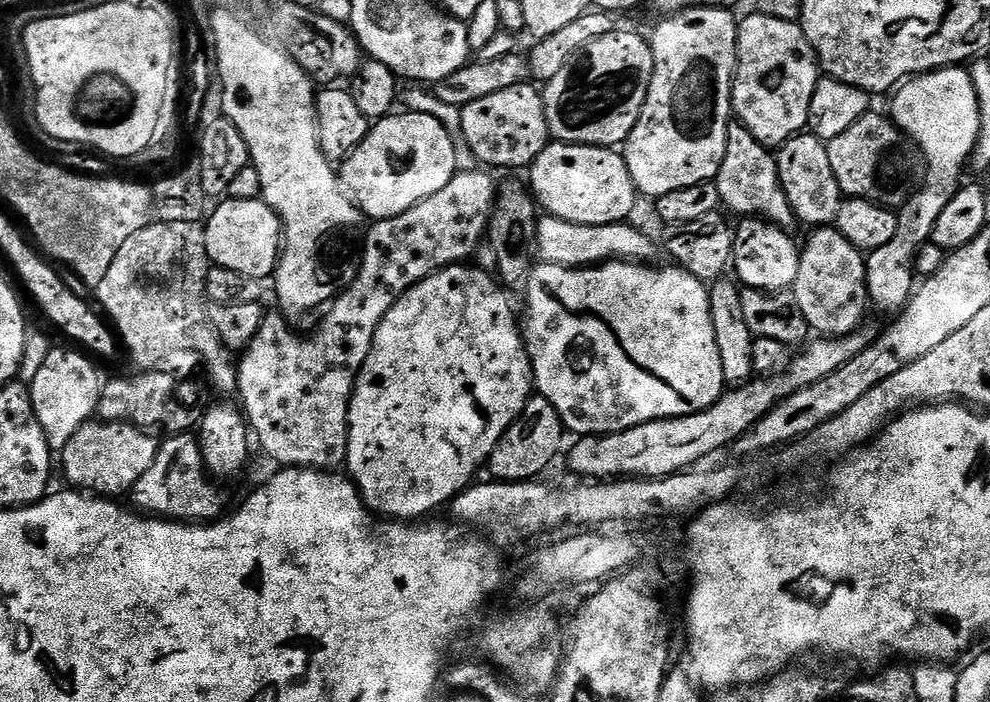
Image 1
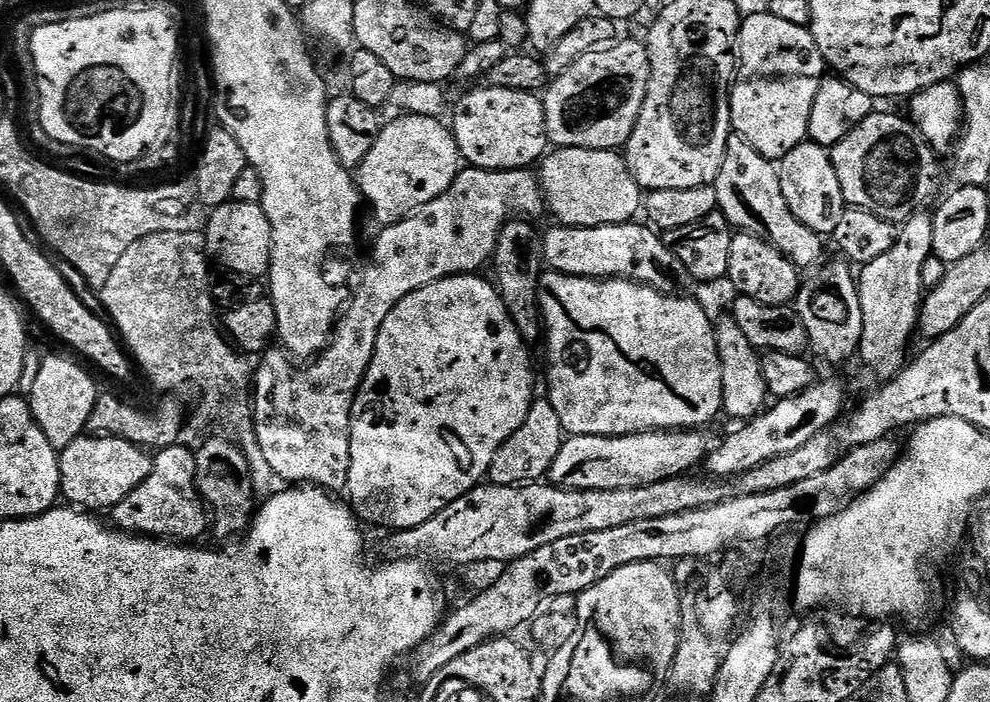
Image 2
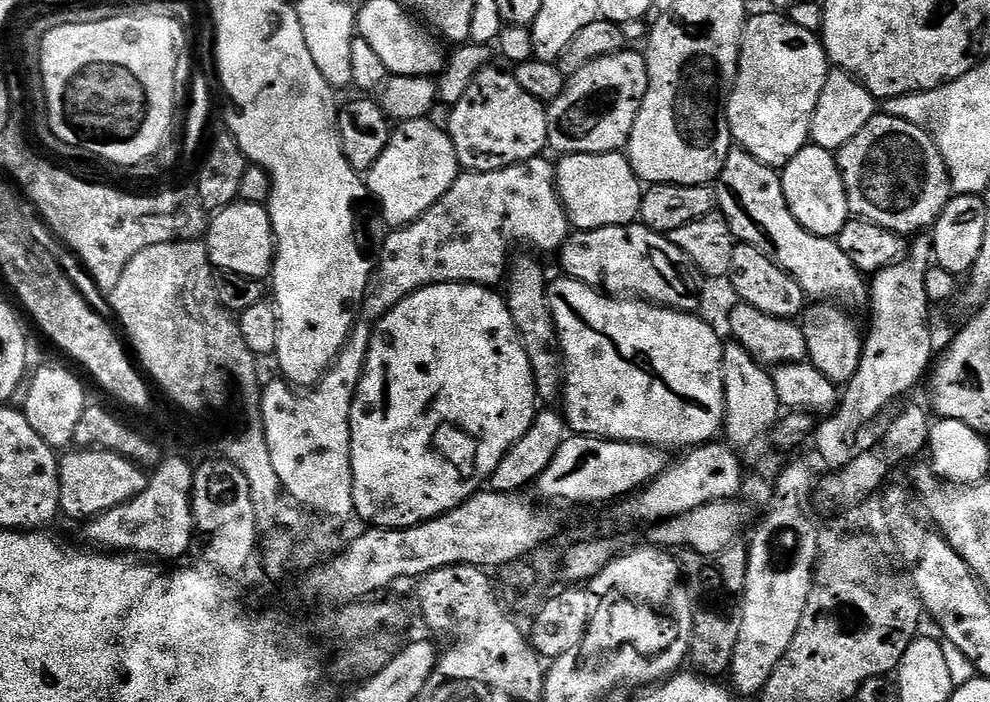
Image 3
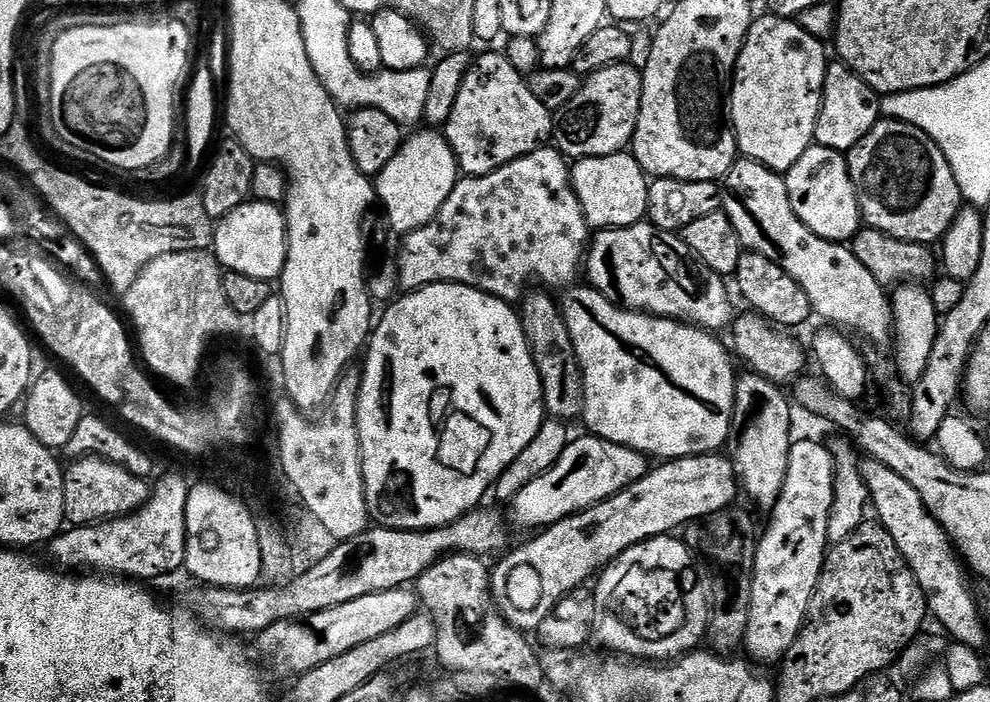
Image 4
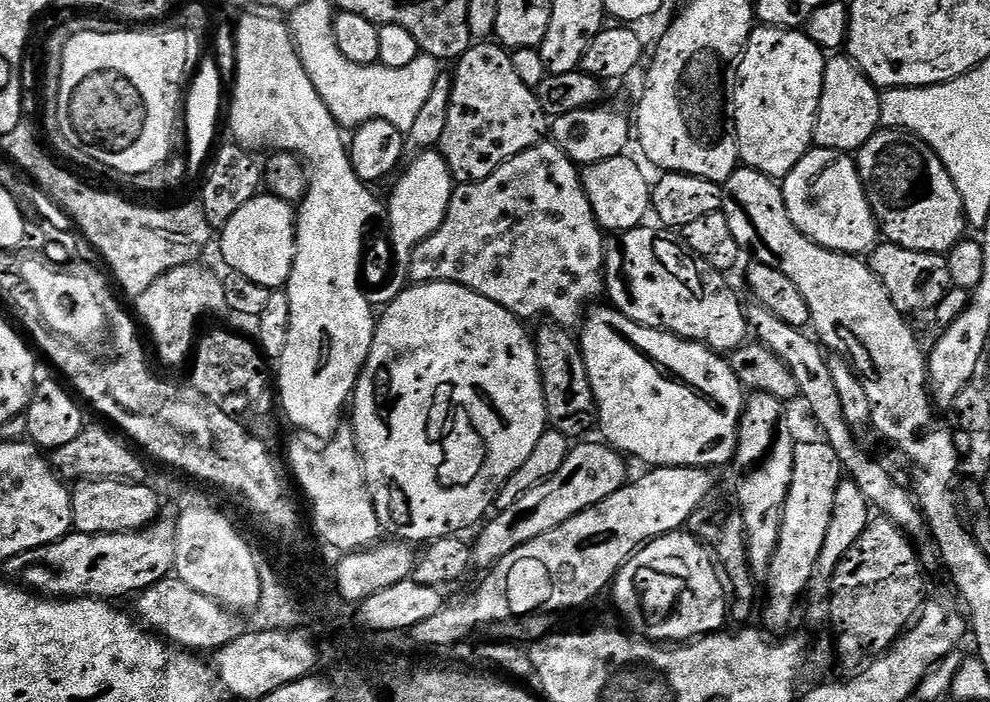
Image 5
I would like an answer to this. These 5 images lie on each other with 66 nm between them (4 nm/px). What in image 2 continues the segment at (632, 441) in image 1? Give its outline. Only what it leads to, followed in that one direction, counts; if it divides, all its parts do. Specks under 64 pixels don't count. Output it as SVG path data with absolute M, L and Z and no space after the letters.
M661 430L629 436L568 436L554 466L547 474L551 483L578 490L622 490L650 486L672 476L691 473L707 461L718 440L708 430Z

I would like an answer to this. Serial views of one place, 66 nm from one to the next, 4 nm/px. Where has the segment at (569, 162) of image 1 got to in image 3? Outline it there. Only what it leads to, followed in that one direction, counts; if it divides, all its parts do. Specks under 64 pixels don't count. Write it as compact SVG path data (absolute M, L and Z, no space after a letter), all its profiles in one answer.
M623 151L564 154L556 164L556 189L573 229L581 232L633 223L640 214L642 182Z

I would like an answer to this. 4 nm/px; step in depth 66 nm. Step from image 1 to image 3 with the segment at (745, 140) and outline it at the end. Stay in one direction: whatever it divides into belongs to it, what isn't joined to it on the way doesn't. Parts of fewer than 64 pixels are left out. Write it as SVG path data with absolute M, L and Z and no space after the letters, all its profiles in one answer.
M739 146L733 147L724 168L720 171L719 187L716 188L716 203L720 215L725 216L730 222L730 230L736 235L739 243L762 250L762 254L766 254L774 263L782 266L782 270L786 270L798 282L798 286L802 286L805 297L831 298L844 306L853 304L854 307L860 308L864 304L865 307L870 300L870 284L865 273L859 272L854 262L850 262L850 258L842 254L842 246L833 237L819 236L801 226L786 202L780 177L781 173L777 169L758 162L754 154Z

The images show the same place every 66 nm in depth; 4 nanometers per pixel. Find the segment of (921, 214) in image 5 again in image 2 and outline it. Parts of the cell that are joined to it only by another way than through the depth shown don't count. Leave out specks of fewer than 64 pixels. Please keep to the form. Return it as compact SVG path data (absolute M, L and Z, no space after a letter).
M873 110L866 118L862 118L862 122L858 122L858 126L854 126L854 130L850 130L850 134L846 134L846 138L842 138L842 142L838 142L830 149L832 157L832 165L834 166L834 174L838 174L838 186L842 186L842 198L845 205L850 208L861 208L870 214L878 214L878 218L886 218L892 224L897 226L909 220L916 212L927 209L928 203L935 198L940 192L940 160L935 148L929 144L927 138L920 131L917 130L916 125L912 123L911 119L900 116L895 116L892 112L880 112L880 110Z

